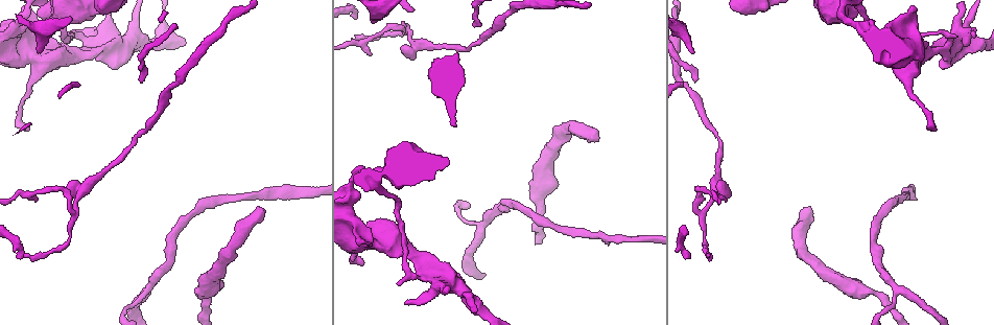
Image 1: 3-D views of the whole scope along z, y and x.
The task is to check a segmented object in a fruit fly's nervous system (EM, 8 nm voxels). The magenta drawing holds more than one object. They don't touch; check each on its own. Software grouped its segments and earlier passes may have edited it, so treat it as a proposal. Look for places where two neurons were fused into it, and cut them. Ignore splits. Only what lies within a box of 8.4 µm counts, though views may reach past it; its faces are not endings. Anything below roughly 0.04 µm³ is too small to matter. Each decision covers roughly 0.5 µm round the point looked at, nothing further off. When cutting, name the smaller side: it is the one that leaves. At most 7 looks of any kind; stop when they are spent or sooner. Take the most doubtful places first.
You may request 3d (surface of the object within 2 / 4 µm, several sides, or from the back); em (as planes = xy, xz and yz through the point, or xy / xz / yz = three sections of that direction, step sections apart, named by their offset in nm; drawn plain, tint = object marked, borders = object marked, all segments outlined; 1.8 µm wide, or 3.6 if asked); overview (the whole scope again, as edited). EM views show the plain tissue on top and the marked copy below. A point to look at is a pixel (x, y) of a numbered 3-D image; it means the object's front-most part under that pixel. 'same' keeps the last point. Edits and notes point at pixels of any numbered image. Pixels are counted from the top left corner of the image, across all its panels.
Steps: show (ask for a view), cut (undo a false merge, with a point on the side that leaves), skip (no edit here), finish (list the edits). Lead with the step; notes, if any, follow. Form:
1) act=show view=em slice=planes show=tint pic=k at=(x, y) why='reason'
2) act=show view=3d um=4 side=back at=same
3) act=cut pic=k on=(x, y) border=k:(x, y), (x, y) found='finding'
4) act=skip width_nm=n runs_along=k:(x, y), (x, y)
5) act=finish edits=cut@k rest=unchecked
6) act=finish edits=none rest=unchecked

act=show view=3d um=4 pic=1 at=(907, 46) why='closes a loop'

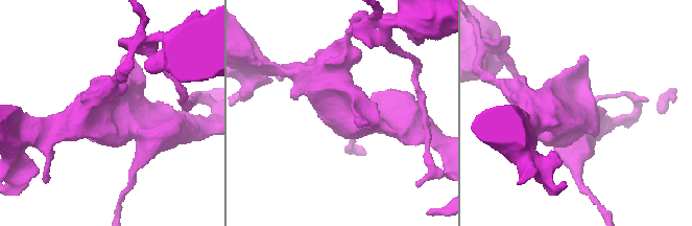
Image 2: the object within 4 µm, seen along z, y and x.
act=show view=em slice=yz step=8 show=tint pic=2 at=(578, 117)

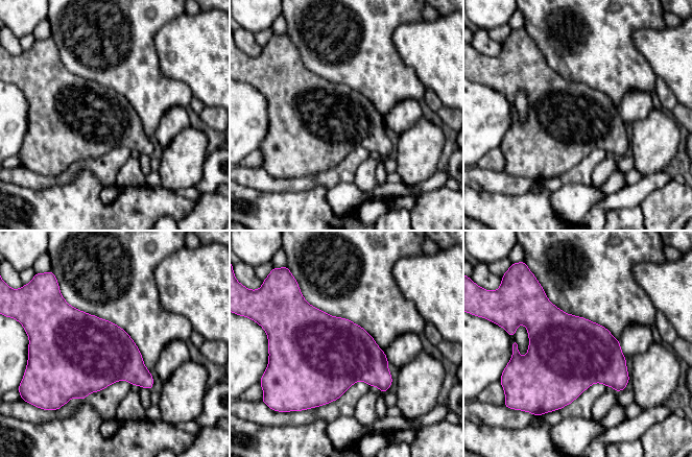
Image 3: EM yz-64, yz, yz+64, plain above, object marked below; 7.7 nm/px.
act=show view=em slice=planes show=tint at=same

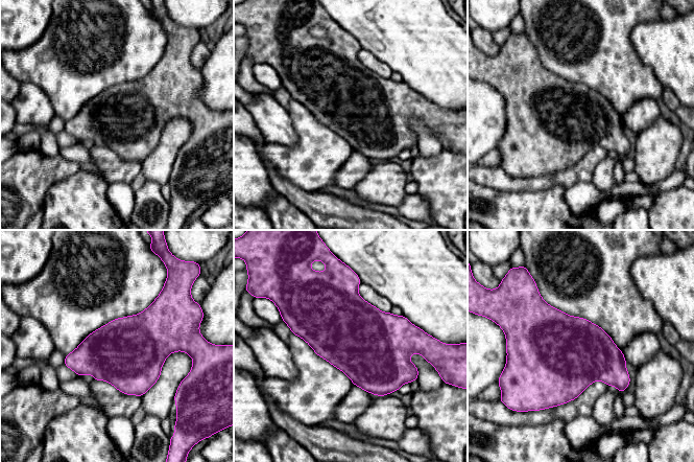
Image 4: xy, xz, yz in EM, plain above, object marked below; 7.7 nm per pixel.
act=skip found='continuous, no second neuron'

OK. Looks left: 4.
act=show view=em slice=xz step=8 show=tint pic=1 at=(480, 229) why='three arms meet'

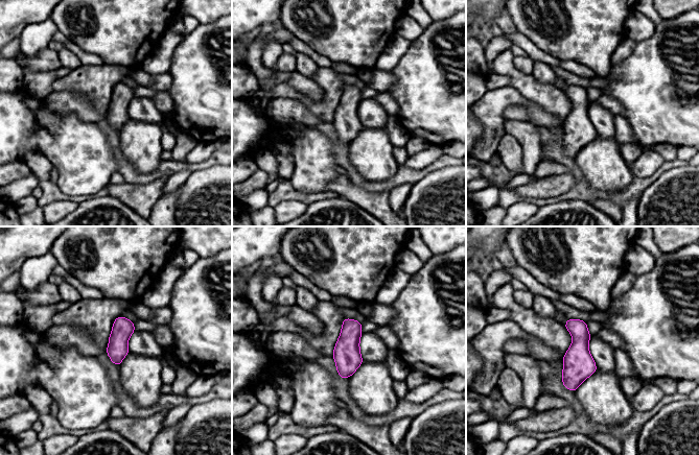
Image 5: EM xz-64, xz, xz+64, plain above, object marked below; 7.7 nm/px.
act=skip width_nm=160 found='all the same neuron'

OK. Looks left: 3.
act=show view=3d um=4 side=back pic=1 at=(444, 277)

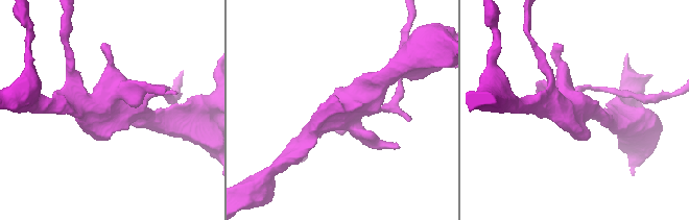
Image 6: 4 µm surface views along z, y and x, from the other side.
act=show view=em um=3.6 slice=planes show=tint pic=6 at=(105, 106) why='need the tissue'

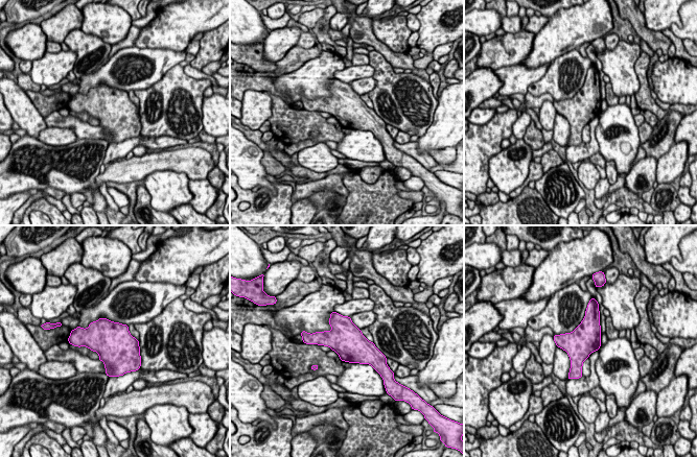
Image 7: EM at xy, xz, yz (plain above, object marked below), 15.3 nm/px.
act=skip found='continuous, no second neuron'

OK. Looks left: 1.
act=finish edits=none rest=unchecked

